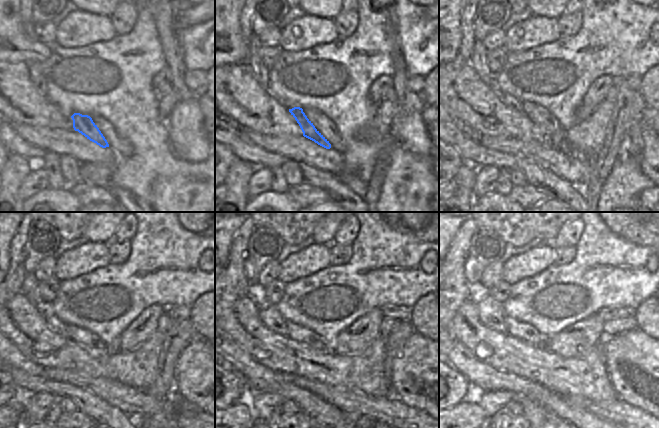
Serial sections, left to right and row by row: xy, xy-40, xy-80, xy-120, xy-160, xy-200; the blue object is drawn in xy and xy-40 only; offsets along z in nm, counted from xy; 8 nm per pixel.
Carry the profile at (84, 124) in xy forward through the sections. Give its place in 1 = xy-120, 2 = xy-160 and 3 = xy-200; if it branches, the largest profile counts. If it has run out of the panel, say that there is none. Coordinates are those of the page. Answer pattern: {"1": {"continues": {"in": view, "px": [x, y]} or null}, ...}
{"1": {"continues": {"in": "xy-120", "px": [53, 322]}}, "2": {"continues": {"in": "xy-160", "px": [269, 314]}}, "3": {"continues": {"in": "xy-200", "px": [491, 314]}}}

